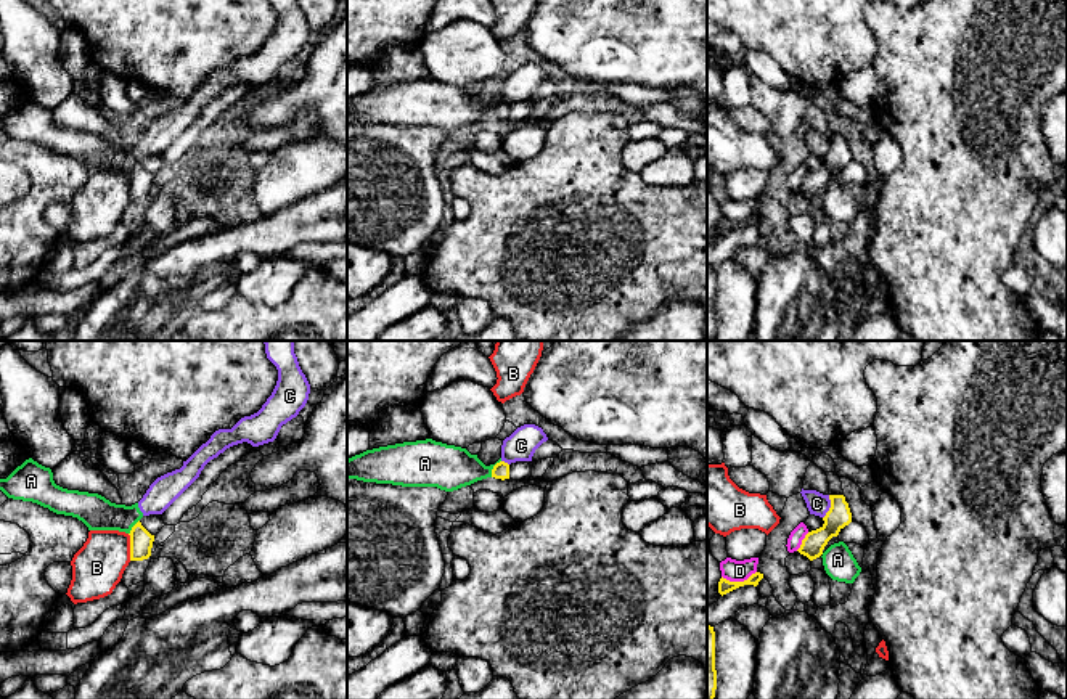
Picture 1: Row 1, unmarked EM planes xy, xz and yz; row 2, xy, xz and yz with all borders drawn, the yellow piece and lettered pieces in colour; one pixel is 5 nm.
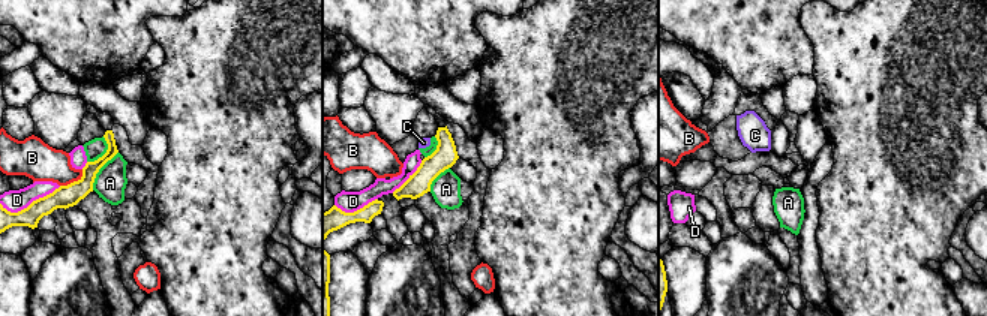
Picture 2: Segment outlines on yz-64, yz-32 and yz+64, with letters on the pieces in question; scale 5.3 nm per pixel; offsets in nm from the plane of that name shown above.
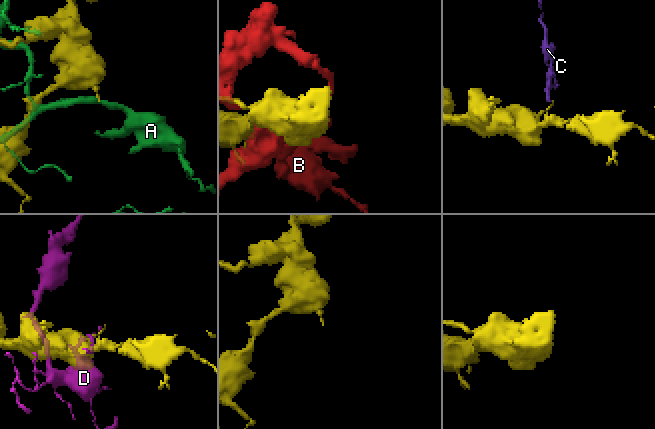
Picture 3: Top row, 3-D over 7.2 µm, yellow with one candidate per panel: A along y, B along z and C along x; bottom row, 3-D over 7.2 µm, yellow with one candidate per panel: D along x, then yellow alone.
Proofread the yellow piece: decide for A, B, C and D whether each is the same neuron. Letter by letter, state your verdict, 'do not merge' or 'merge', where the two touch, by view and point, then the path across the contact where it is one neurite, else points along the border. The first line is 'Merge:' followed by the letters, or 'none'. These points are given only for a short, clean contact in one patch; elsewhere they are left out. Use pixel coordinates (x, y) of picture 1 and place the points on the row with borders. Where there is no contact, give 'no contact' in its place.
Merge: none
A: do not merge; meets yellow in xz at (494, 468)
B: do not merge; meets yellow in xy at (130, 547)
C: do not merge; meets yellow in yz at (831, 506); border along yz (829, 495), (829, 510), (823, 518)
D: do not merge; meets yellow in yz at (738, 582)

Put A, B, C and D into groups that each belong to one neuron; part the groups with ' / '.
A C / B / D

